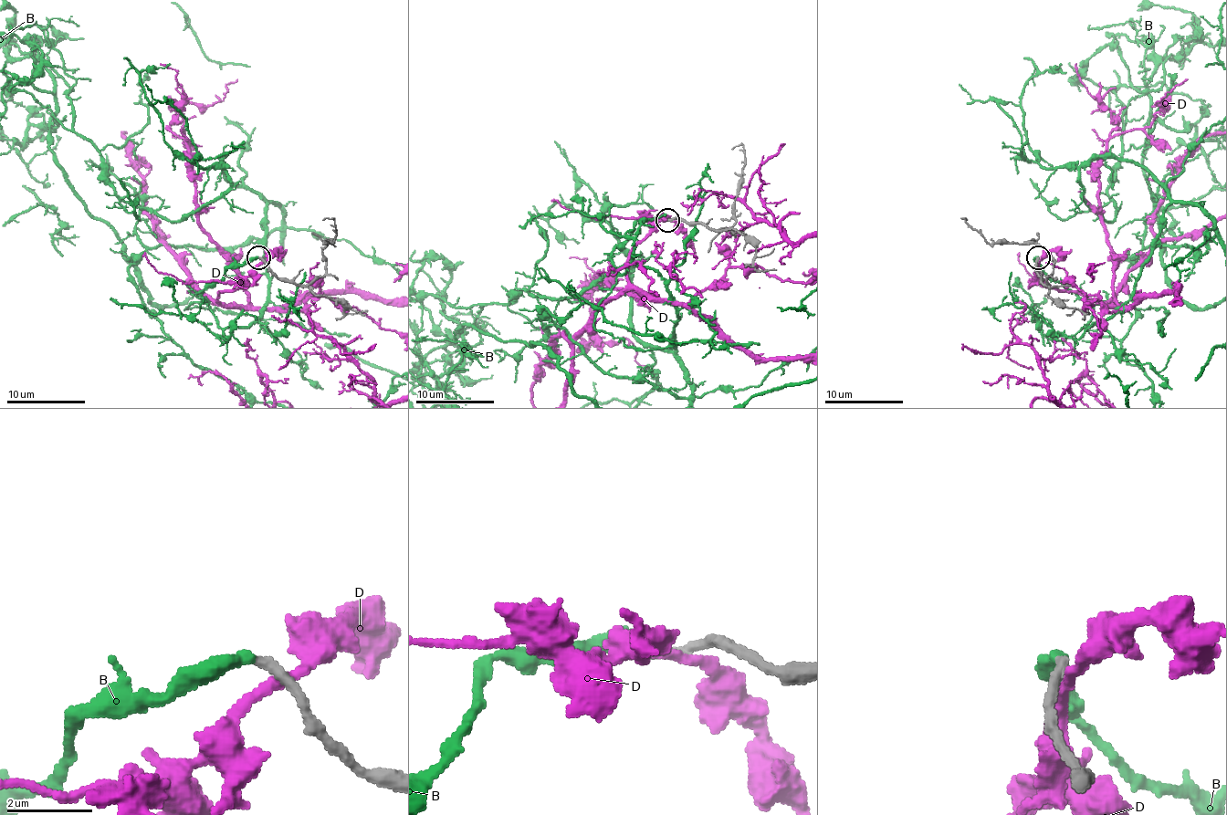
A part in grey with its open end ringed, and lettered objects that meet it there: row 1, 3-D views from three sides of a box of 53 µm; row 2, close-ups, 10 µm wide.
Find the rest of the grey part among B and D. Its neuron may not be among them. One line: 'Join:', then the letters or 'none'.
Join: B

